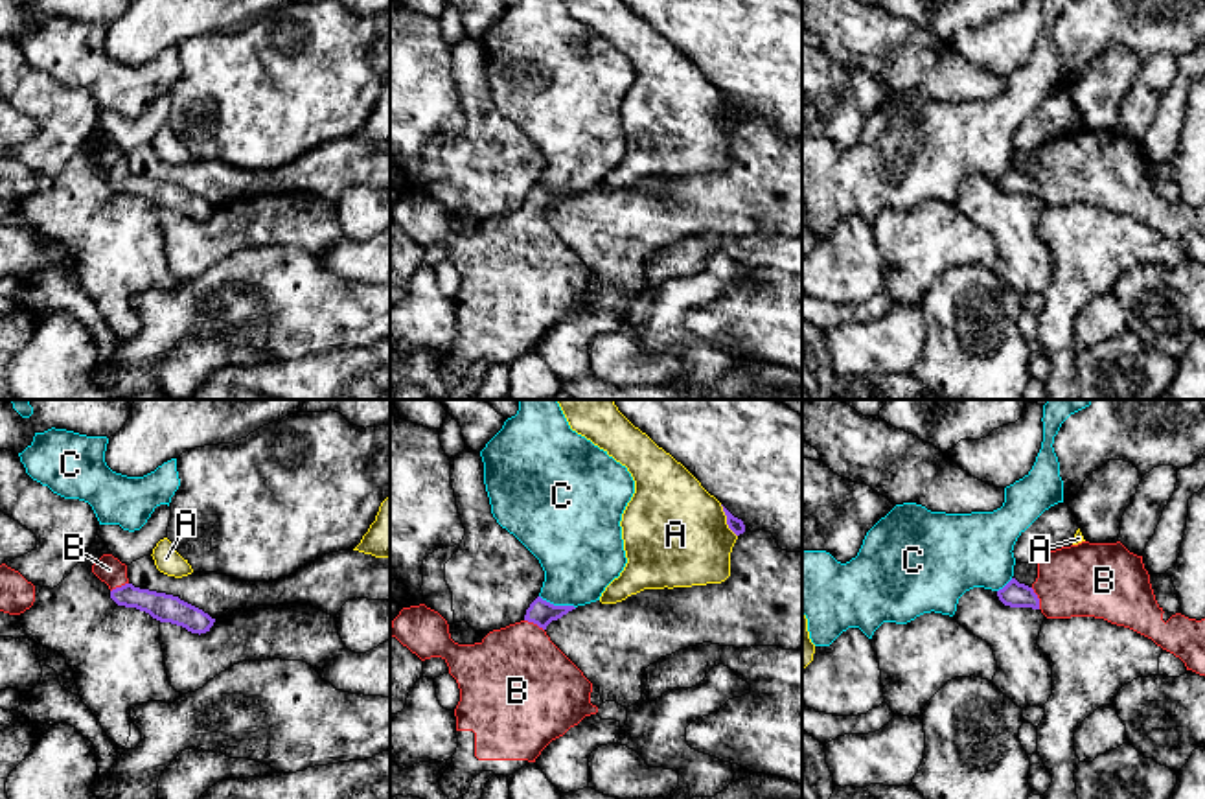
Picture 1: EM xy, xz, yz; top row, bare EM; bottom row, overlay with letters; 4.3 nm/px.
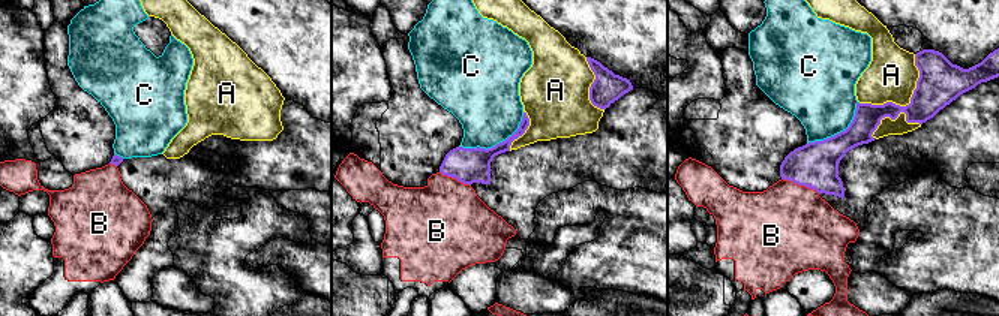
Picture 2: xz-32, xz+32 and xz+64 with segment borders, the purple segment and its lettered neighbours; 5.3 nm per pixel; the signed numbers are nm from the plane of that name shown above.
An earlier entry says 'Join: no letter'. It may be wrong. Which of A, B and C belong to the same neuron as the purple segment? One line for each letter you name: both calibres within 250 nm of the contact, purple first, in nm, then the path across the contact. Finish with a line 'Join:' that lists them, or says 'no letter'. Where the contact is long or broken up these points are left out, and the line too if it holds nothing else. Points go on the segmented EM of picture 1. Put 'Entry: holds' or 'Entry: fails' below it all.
B: calibres 110 and 320 nm
Join: B
Entry: fails

